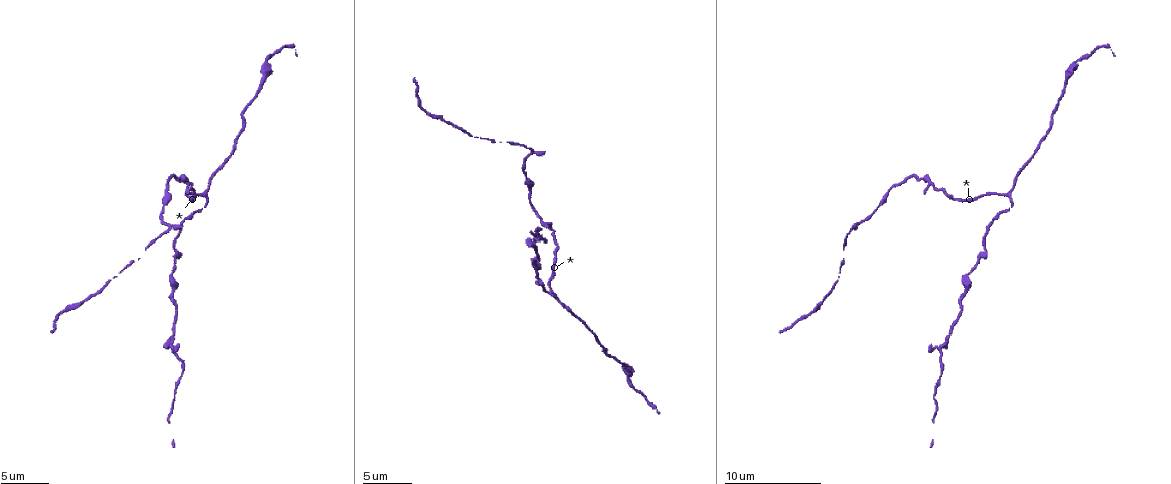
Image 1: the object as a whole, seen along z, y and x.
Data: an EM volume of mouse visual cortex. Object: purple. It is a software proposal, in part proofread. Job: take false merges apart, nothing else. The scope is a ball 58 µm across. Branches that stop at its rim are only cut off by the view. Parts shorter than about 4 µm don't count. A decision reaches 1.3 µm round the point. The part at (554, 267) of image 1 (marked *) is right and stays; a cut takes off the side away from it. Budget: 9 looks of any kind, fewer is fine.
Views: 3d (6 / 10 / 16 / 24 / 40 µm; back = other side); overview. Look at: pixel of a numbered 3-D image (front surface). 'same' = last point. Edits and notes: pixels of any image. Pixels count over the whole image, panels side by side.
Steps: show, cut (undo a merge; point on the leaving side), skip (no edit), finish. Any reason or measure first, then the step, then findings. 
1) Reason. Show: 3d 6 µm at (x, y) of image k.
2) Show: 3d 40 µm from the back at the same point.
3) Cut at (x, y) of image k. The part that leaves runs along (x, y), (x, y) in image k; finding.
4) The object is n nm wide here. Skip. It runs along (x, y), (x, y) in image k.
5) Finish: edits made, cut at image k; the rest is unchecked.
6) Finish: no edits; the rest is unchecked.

Show: 3d 6 µm at (530, 154) of image 1.

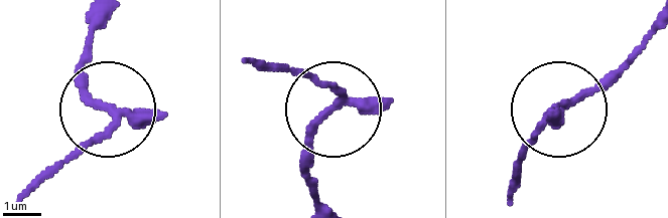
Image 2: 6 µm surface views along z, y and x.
The object is 170 nm wide here. Skip. All the same neuron.

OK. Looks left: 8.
Thin arm on a thick one. Show: 3d 10 µm at (940, 351) of image 1.

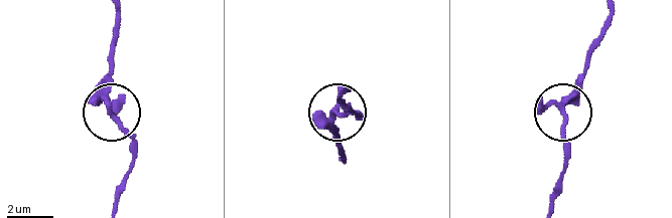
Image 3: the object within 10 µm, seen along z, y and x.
Show: 3d 10 µm from the back at (108, 106) of image 3.

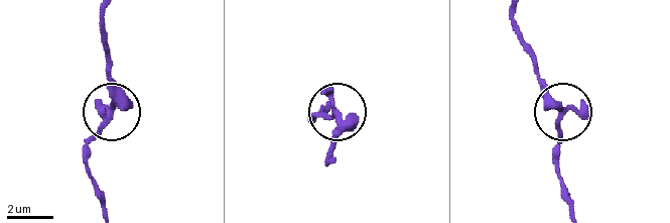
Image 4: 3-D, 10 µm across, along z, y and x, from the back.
Skip. It runs along (105, 19), (111, 112), (84, 156) in image 4; continuous, no second neuron.

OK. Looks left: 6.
Three arms meet. Show: 3d 6 µm at (1009, 195) of image 1.

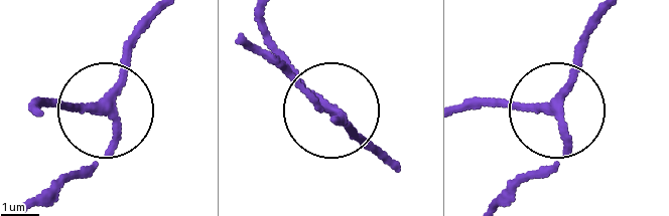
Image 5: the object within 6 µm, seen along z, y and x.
Skip. It runs along (462, 106), (555, 102), (574, 77), (584, 32) in image 5; all the same neuron.

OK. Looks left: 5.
Thick turns thin. Show: 3d 10 µm at (170, 273) of image 1.

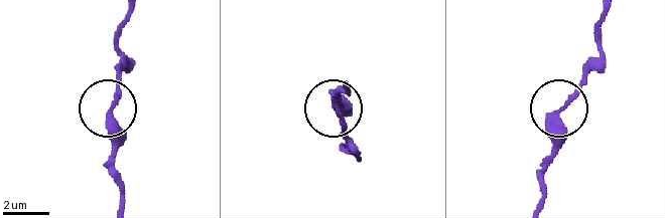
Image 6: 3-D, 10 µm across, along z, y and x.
Show: 3d 6 µm at (110, 114) of image 6.

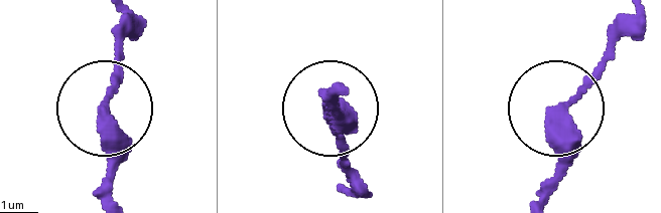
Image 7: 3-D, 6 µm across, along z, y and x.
The object is 360 nm wide here. Skip. It runs along (631, 18), (602, 65), (553, 114), (547, 200) in image 7; one neuron here.

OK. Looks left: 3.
Finish: no edits; the rest is unchecked.

